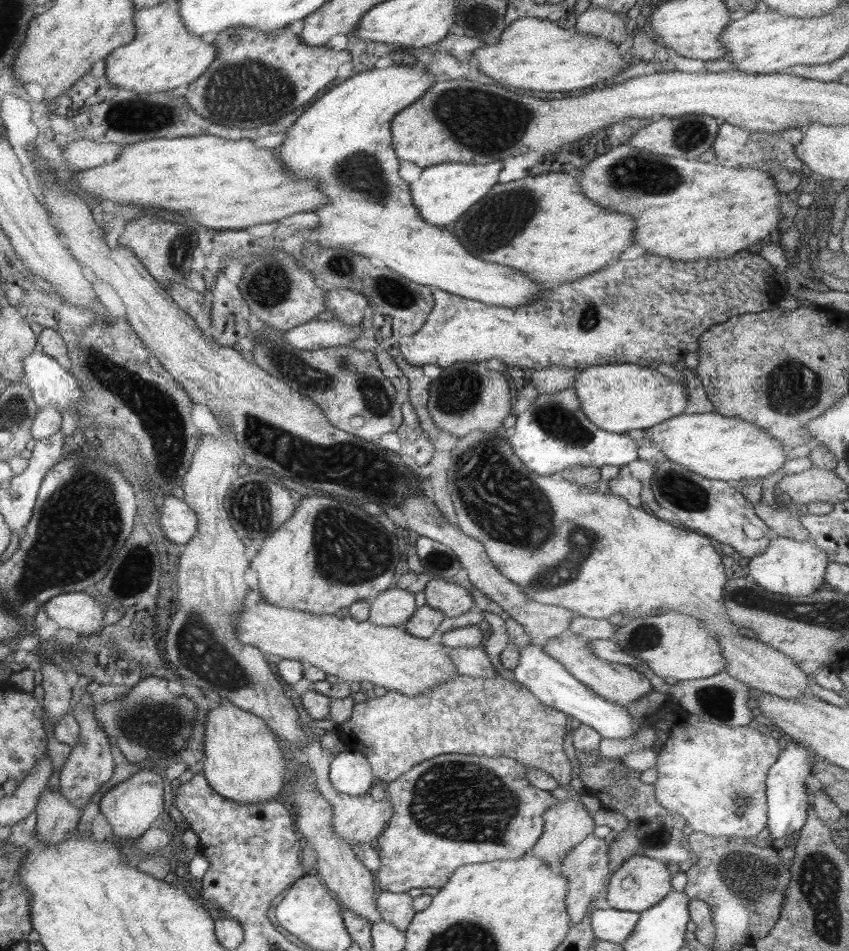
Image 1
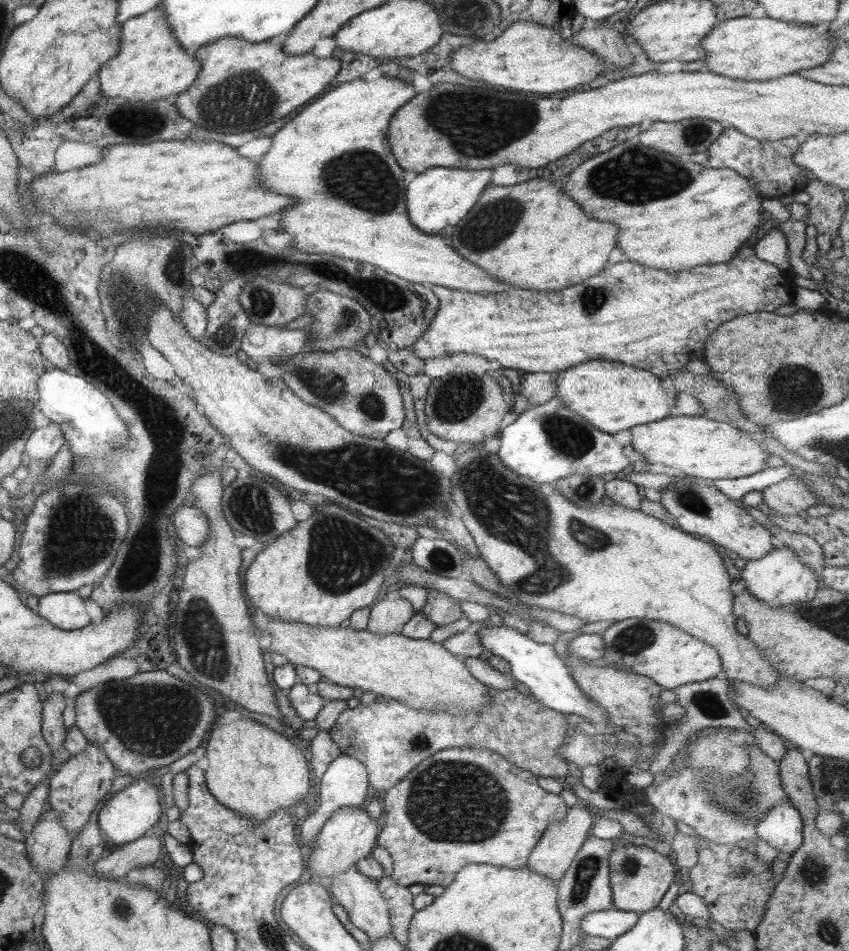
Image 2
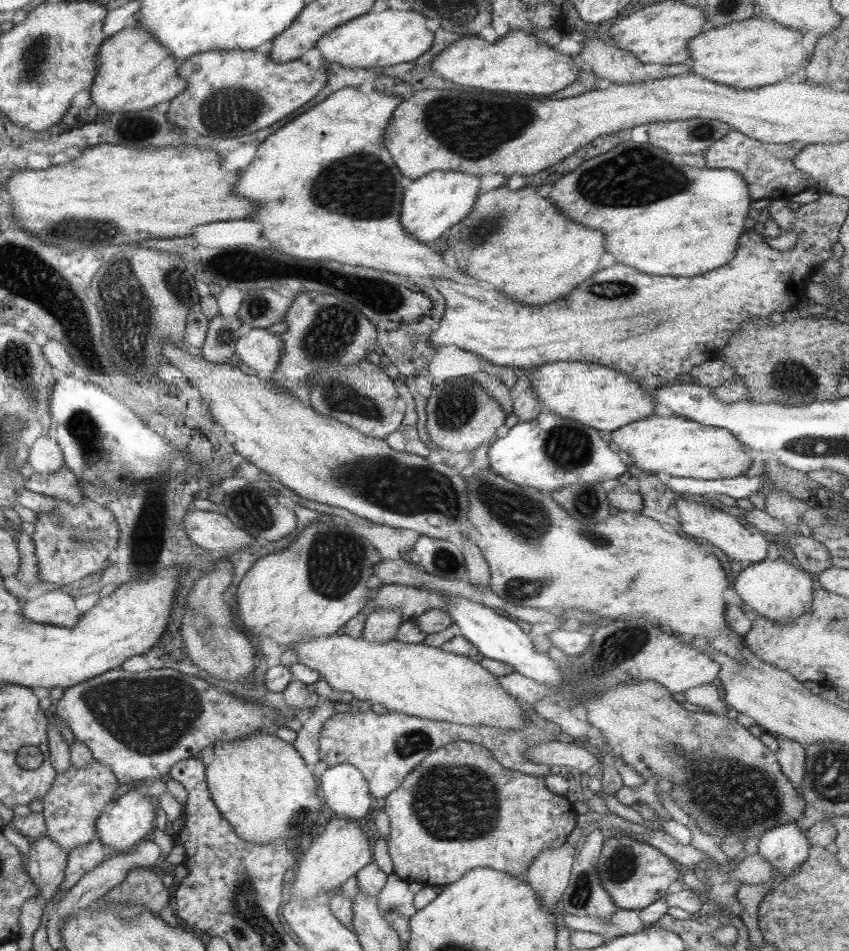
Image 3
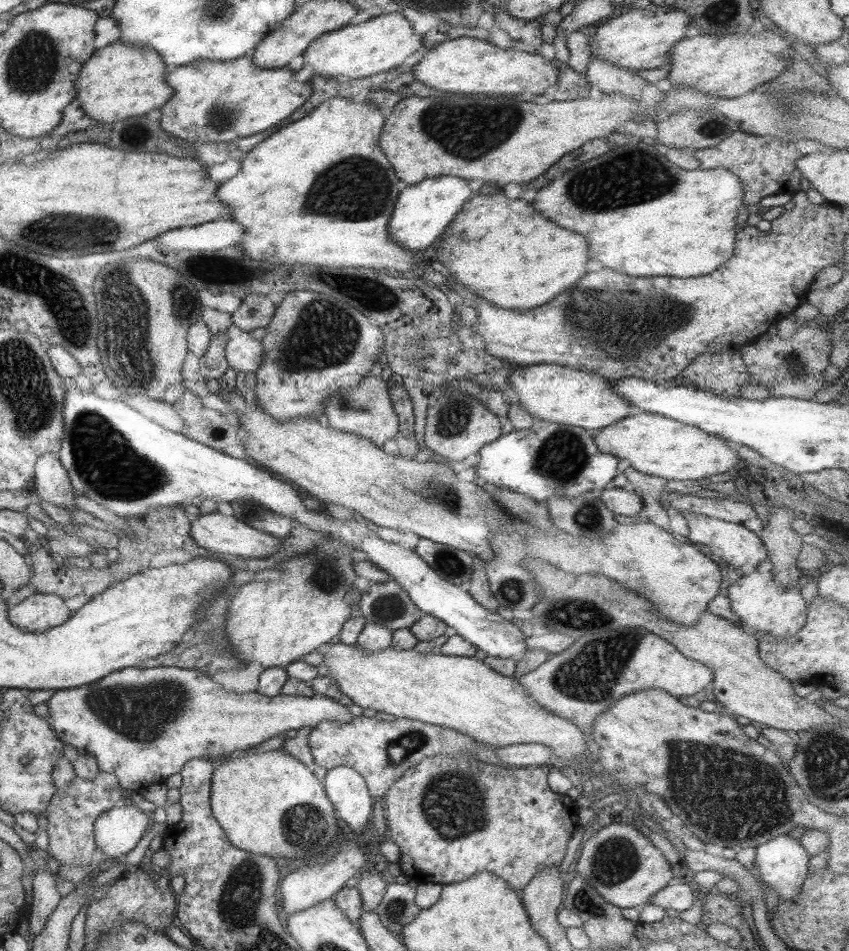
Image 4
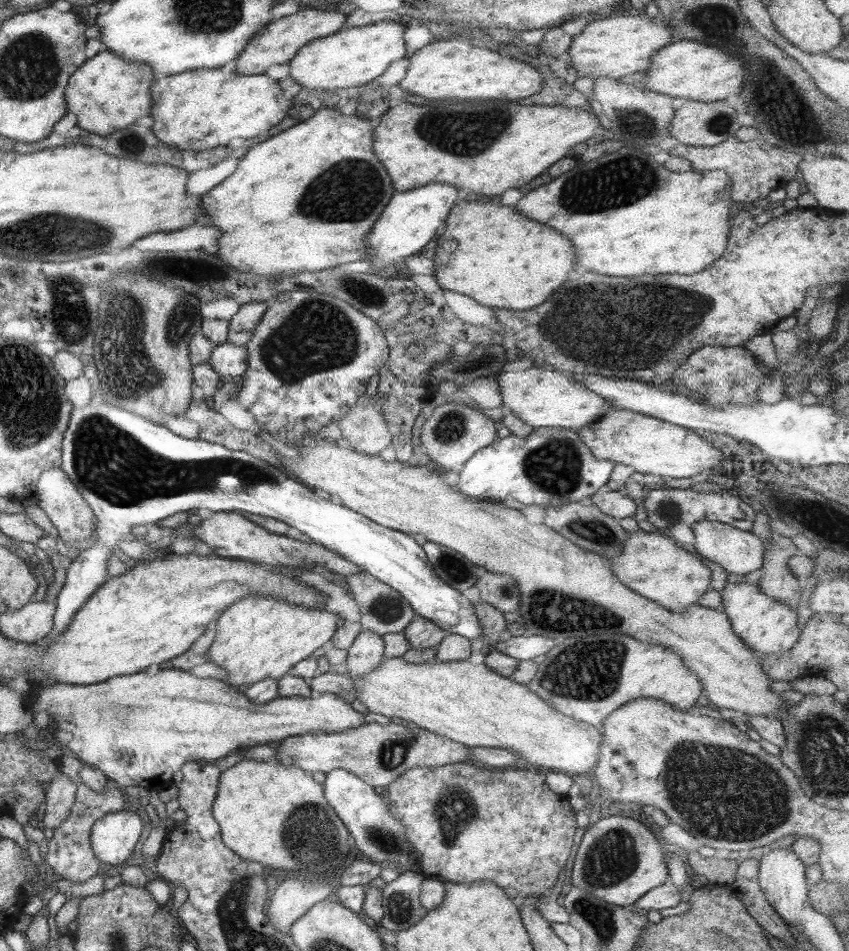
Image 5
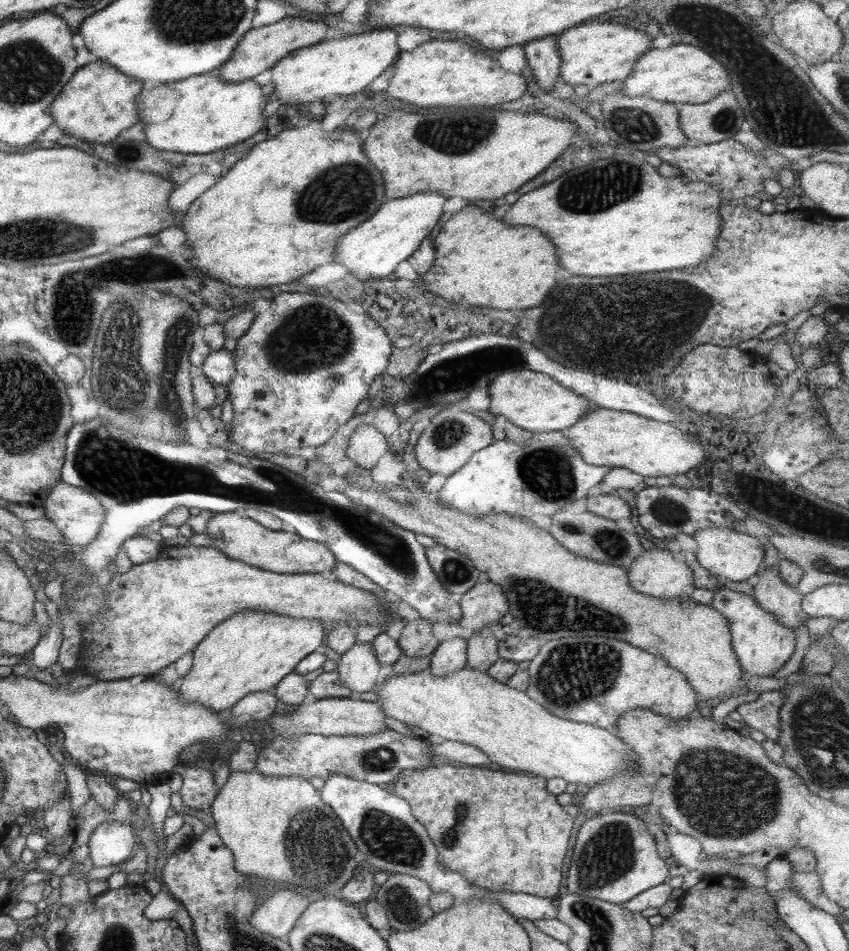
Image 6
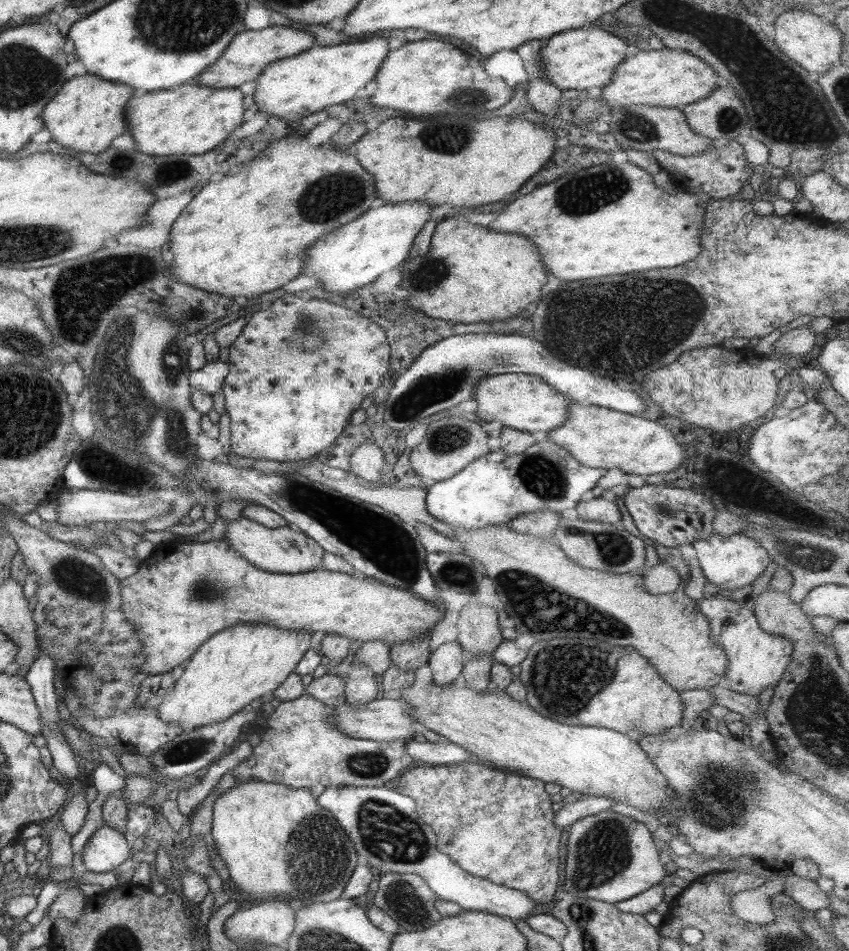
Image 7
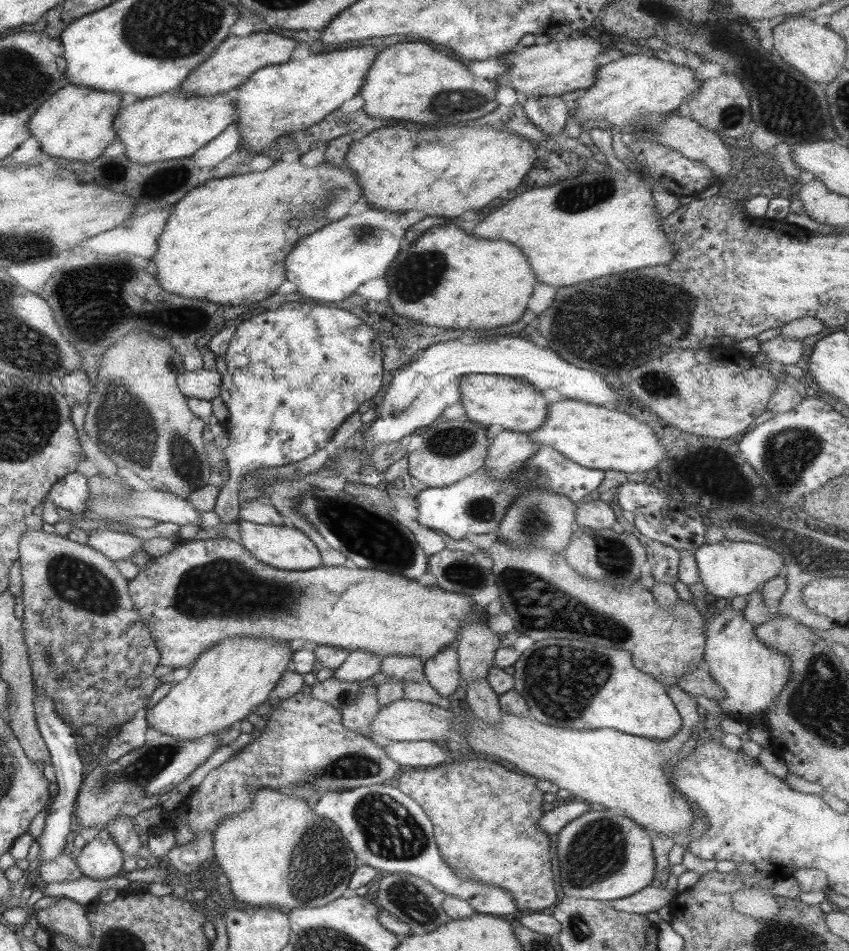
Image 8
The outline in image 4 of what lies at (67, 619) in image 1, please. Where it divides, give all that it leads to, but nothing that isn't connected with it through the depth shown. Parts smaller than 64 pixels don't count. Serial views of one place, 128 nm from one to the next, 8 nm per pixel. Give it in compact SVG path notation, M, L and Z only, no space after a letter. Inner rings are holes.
M56 594L29 595L9 610L8 619L15 628L26 629L26 632L45 632L71 616L63 602Z

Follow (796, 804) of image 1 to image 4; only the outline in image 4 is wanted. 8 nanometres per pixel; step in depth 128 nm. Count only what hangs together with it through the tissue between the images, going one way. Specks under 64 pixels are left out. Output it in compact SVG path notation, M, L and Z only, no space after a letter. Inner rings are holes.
M787 835L755 848L754 865L763 885L775 890L778 900L794 900L808 874L809 856L798 840Z

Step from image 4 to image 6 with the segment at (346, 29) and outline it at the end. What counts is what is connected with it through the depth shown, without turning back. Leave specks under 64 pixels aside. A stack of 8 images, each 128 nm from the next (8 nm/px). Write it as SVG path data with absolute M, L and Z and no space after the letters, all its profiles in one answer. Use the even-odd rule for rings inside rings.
M391 28L369 30L363 33L341 37L340 39L327 38L309 47L299 48L287 57L278 60L270 67L270 83L272 92L280 104L305 104L315 102L330 96L349 96L360 93L376 76L390 68L399 54L396 47L396 34Z

